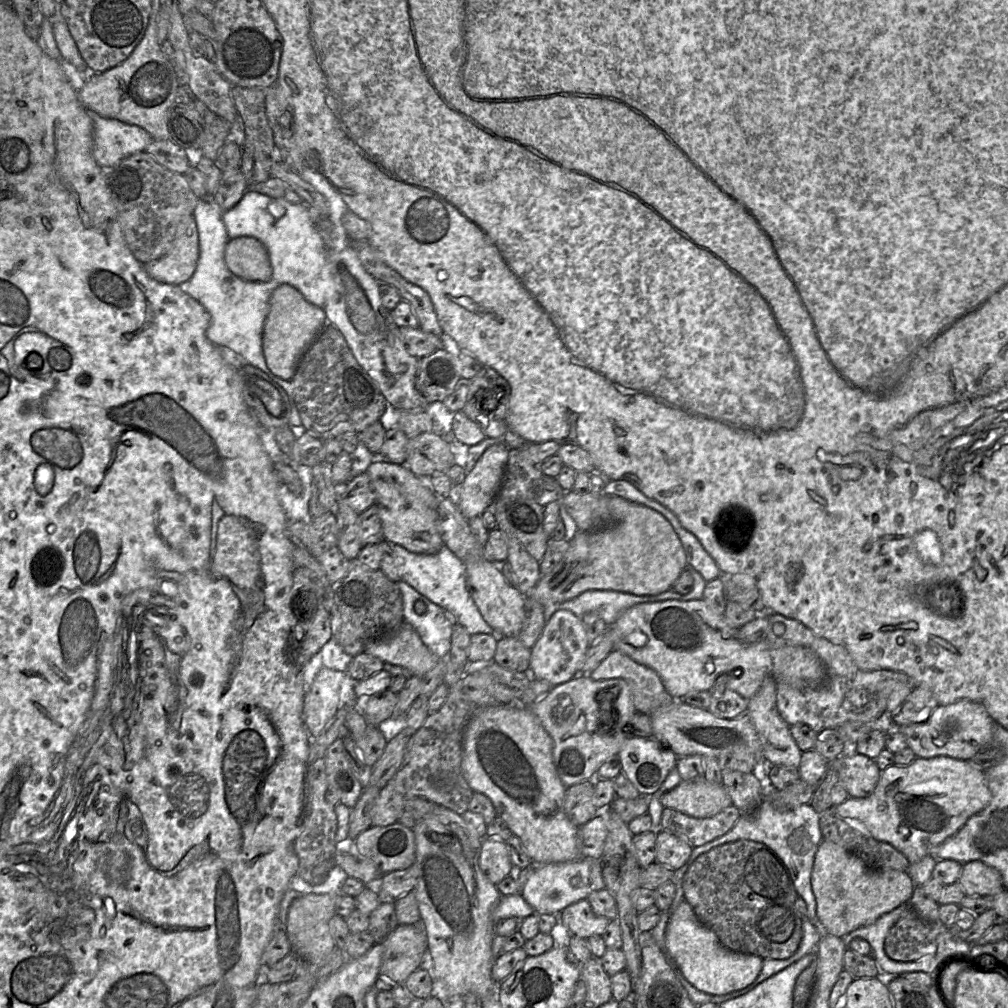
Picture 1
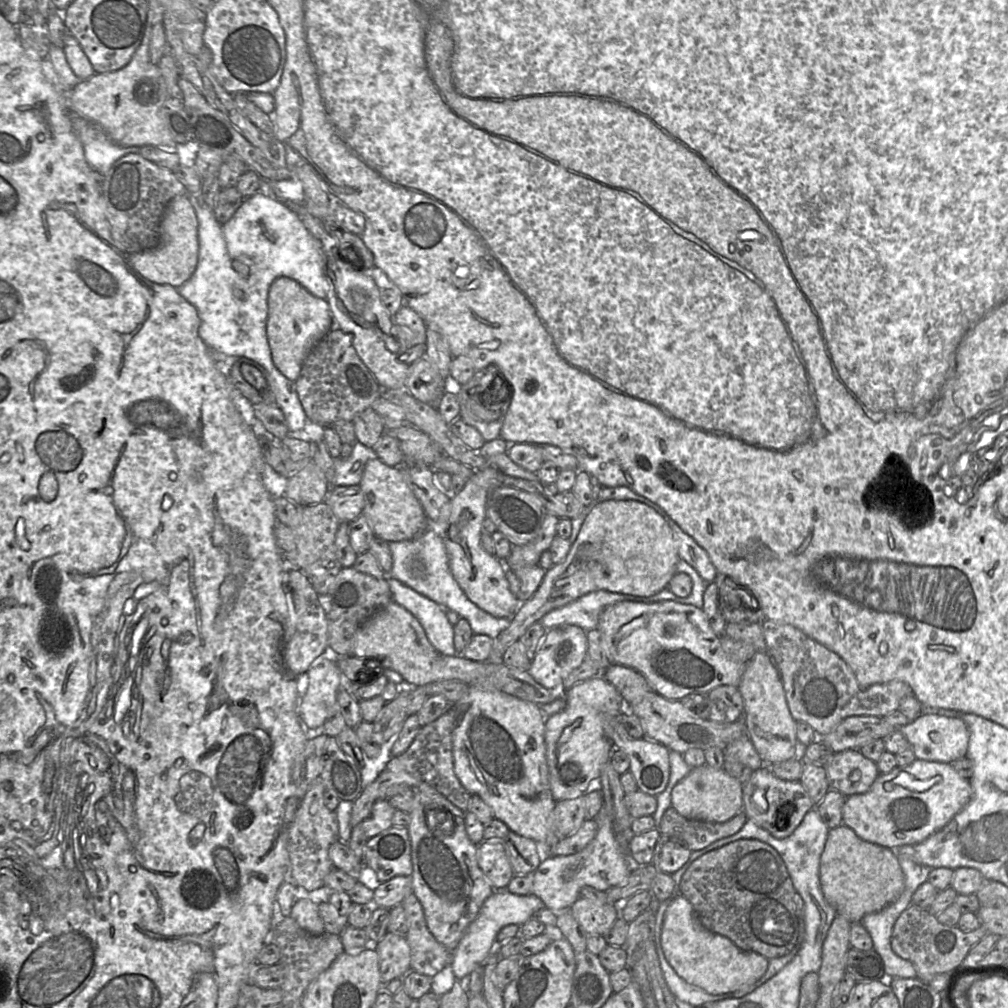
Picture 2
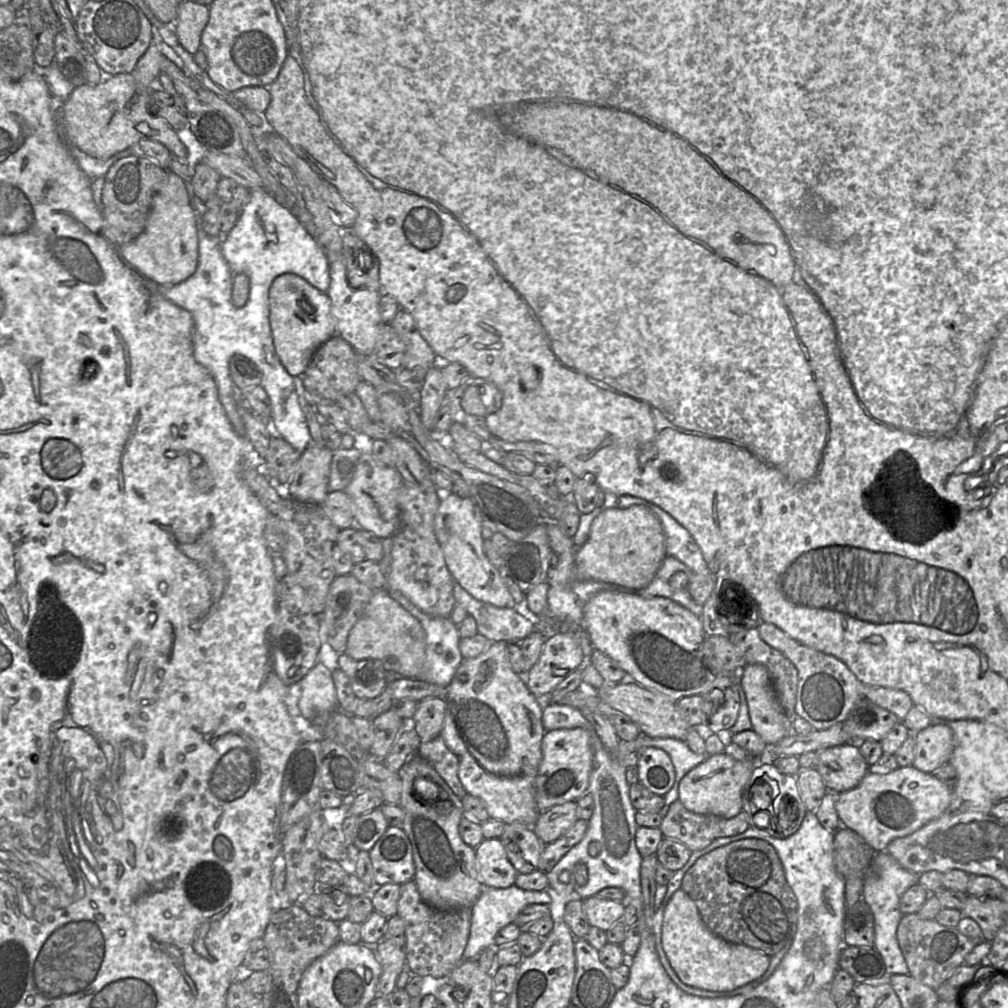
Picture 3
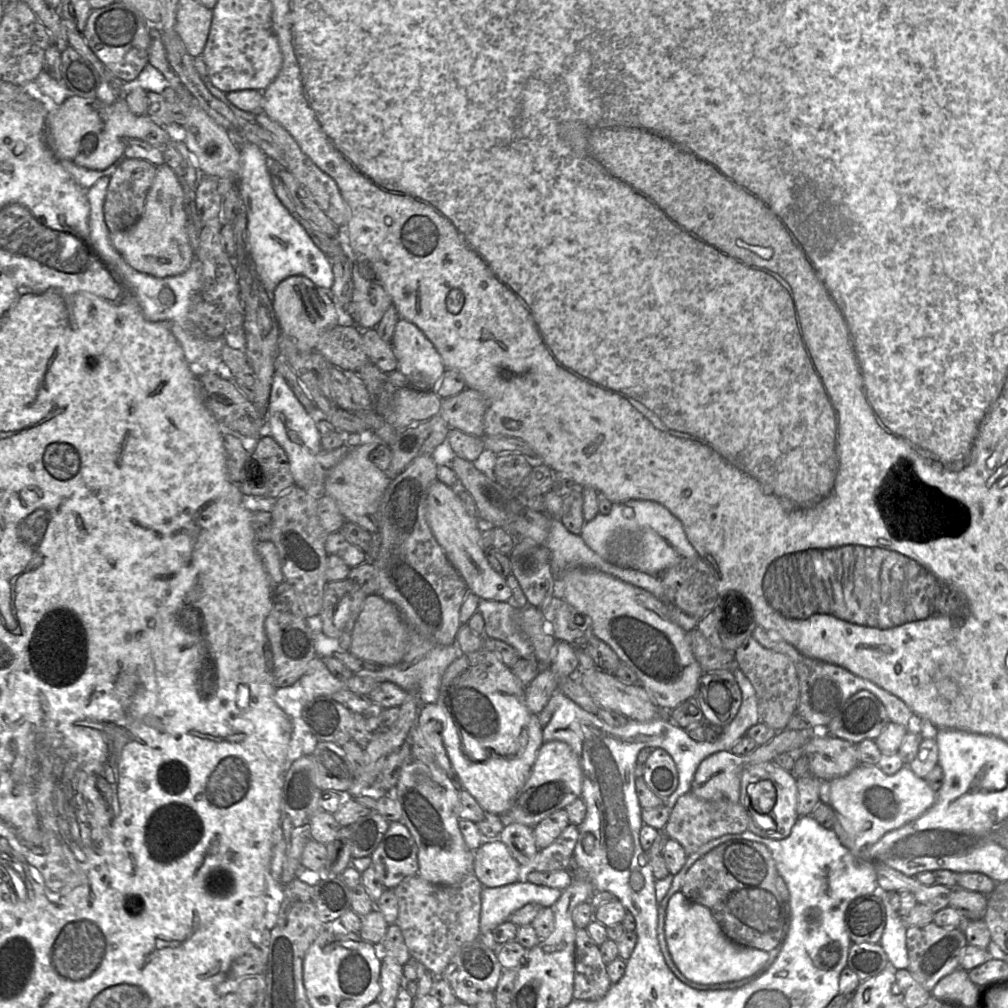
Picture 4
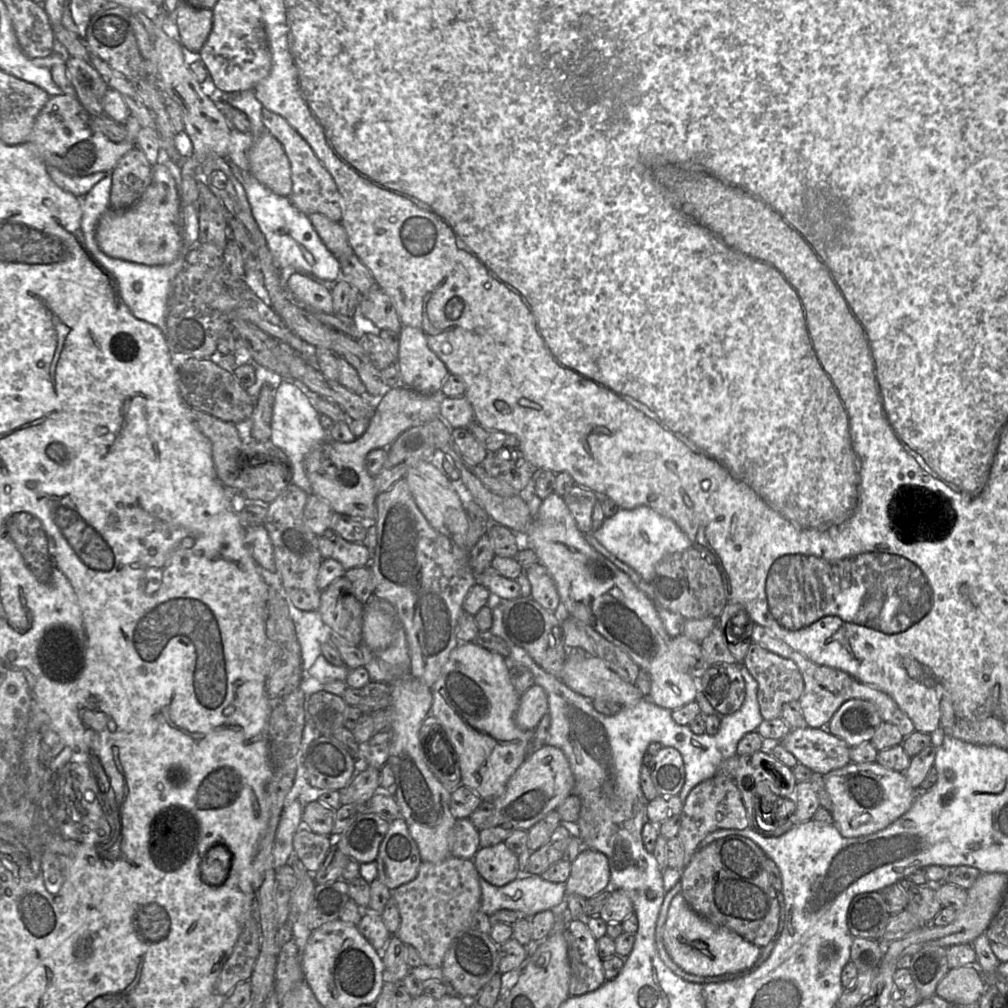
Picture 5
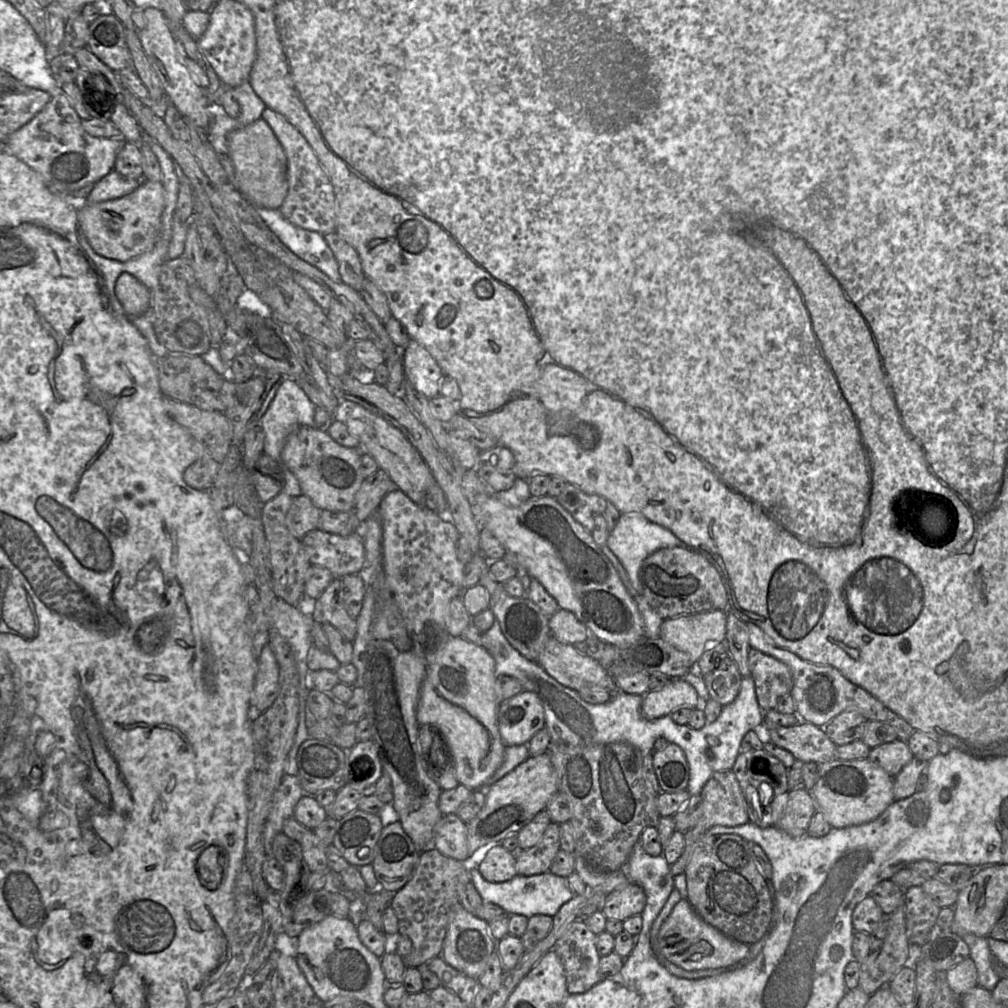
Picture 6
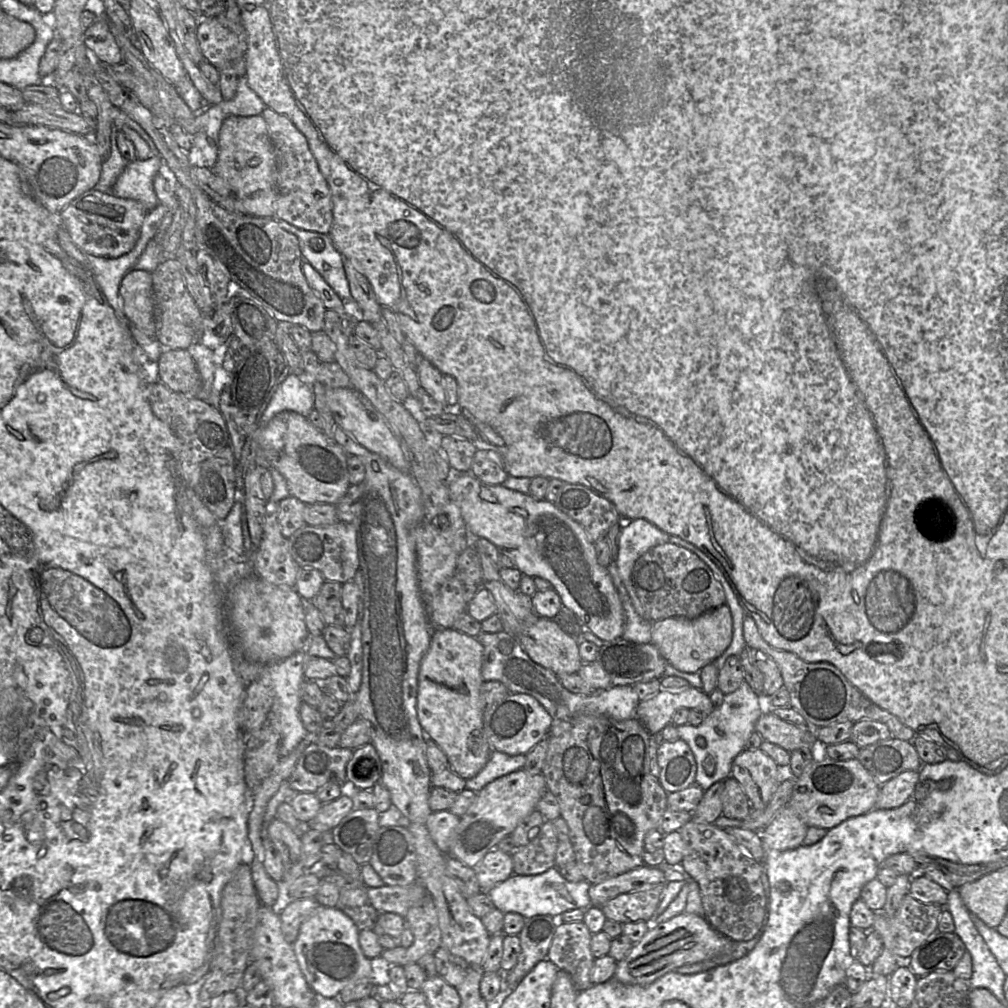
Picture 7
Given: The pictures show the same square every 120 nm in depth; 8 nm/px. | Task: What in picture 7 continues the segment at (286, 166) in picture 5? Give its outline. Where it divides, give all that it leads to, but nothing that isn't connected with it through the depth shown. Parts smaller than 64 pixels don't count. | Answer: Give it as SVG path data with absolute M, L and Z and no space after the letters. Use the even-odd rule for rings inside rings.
M261 114L232 115L225 118L219 132L217 162L211 170L235 194L235 208L238 213L256 217L275 217L276 150Z

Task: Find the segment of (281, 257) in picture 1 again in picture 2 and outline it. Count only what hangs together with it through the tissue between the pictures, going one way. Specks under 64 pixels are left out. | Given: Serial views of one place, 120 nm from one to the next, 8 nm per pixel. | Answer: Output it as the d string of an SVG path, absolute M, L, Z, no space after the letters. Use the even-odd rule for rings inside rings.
M266 191L244 198L224 225L216 220L213 210L198 203L195 195L189 195L189 199L198 221L199 256L192 276L176 290L196 308L200 319L198 334L211 353L248 358L267 370L289 431L300 431L311 422L300 402L296 382L285 377L272 360L267 338L268 295L274 280L285 276L299 282L312 295L326 299L329 284L320 244L293 211ZM240 255L249 256L254 262L247 278L232 268L232 259Z

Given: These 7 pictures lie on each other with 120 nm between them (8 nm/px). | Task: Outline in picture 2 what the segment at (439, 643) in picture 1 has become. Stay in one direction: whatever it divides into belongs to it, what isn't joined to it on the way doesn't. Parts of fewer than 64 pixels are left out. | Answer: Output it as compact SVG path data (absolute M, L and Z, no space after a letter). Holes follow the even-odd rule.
M390 576L387 577L387 580L393 601L408 610L420 622L432 646L441 654L447 656L456 655L457 652L454 646L454 626L449 622L446 610L438 603L416 592L399 580Z

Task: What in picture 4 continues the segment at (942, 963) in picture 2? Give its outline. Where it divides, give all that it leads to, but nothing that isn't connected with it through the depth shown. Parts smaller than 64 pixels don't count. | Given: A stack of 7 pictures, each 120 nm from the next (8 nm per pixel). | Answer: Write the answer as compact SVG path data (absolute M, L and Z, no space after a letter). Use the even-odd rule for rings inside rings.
M931 922L923 927L906 929L907 970L924 989L931 992L940 979L960 968L962 950L967 945L962 928L946 928Z

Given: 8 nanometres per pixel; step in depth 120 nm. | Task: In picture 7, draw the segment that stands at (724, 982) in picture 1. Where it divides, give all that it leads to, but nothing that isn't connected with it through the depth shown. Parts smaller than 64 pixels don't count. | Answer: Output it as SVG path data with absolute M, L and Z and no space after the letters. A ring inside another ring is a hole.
M683 912L665 922L652 924L629 954L617 963L614 979L626 985L647 986L678 967L712 959L733 941L720 934L705 917Z

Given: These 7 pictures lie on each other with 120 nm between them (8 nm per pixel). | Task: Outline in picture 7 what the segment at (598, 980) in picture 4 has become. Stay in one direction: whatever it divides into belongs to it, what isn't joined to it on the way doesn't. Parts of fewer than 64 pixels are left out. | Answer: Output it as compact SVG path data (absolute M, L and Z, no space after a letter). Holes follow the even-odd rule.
M584 922L559 923L547 959L572 978L577 991L591 985L595 958L591 952L592 933Z

